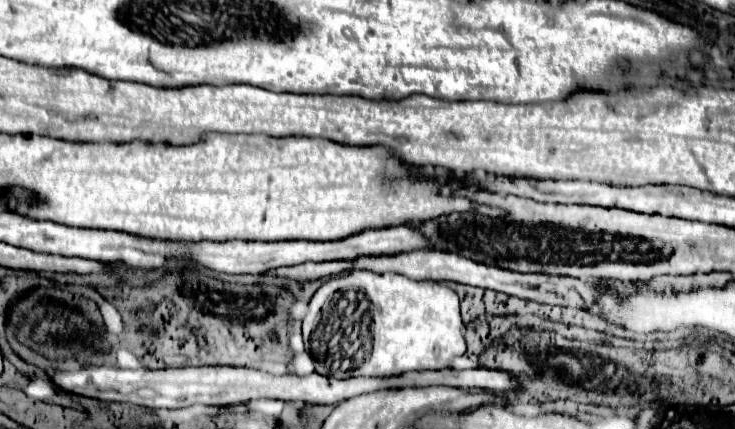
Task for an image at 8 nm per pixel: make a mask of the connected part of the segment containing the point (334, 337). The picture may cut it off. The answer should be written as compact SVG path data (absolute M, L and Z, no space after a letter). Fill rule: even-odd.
M357 268L357 272L345 272L341 276L333 276L331 280L323 282L321 288L313 294L311 302L309 302L309 308L307 308L307 314L303 318L303 342L305 342L305 350L307 352L315 352L315 370L319 374L325 374L325 376L335 376L335 378L349 378L349 376L379 376L379 378L385 378L385 376L397 376L397 374L403 374L403 372L413 372L413 370L441 370L441 368L449 368L449 362L451 358L455 358L457 354L463 354L465 352L465 326L461 322L461 314L459 314L459 298L457 294L445 286L445 284L439 284L439 282L433 282L433 280L425 280L425 282L417 282L417 280L411 280L407 276L401 276L401 274L395 274L395 272L385 272L385 274L377 274L377 272L369 272L369 270L361 270ZM335 320L371 320L369 324L369 340L363 340L363 324L361 322L353 322L353 324L343 324L341 328L335 326ZM343 336L353 336L353 344L349 344L349 338L347 338L347 344L343 348Z

